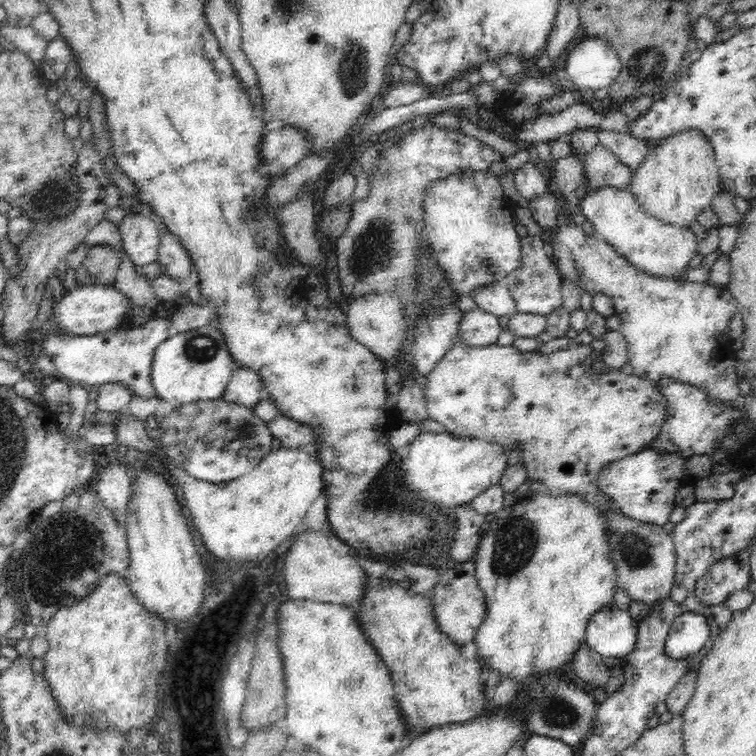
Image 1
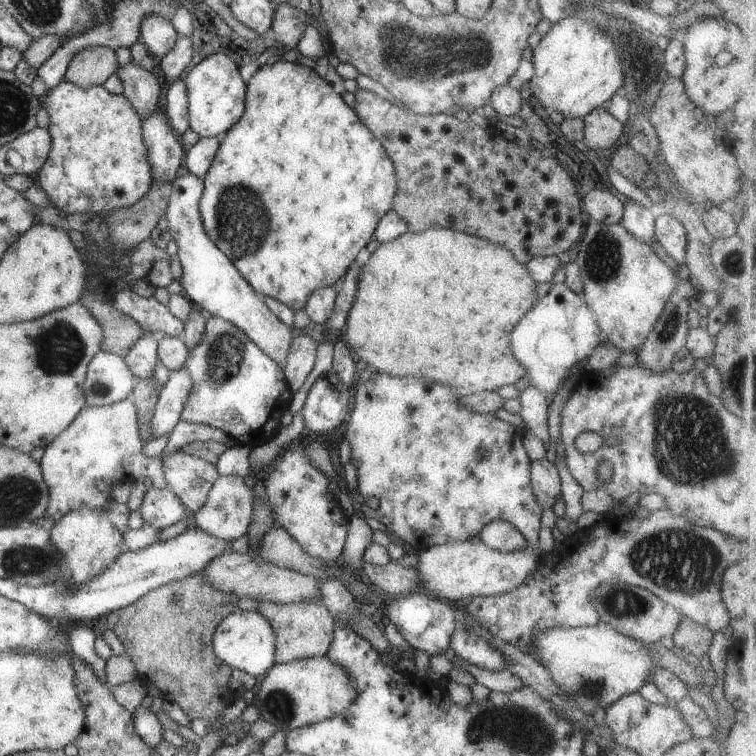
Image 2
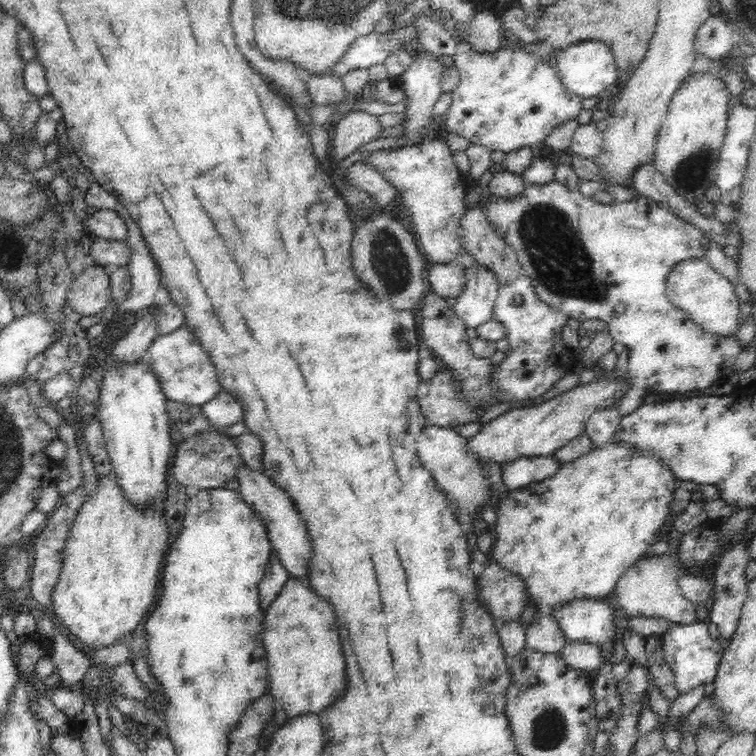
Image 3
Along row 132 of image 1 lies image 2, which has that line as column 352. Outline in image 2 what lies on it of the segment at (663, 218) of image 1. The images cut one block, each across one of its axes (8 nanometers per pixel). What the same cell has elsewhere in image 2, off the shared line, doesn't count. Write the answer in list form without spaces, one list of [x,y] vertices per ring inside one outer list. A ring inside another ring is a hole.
[[[325,655],[287,664],[276,663],[260,679],[254,704],[260,709],[262,718],[277,730],[286,732],[346,713],[357,698],[356,690],[346,670],[336,662],[330,662]]]

